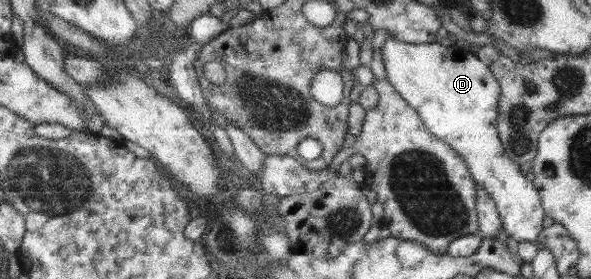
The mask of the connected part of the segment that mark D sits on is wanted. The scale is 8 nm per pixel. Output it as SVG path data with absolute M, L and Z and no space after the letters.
M390 37L382 48L382 55L388 73L387 78L408 99L408 103L418 109L420 119L426 125L427 131L444 143L451 144L459 155L463 156L475 182L494 201L504 231L517 242L536 242L538 234L544 228L542 223L546 214L533 181L523 175L520 164L513 162L504 152L504 146L497 133L500 86L490 69L470 50L461 48L456 43L446 47L440 44L440 40L434 43L416 44Z

